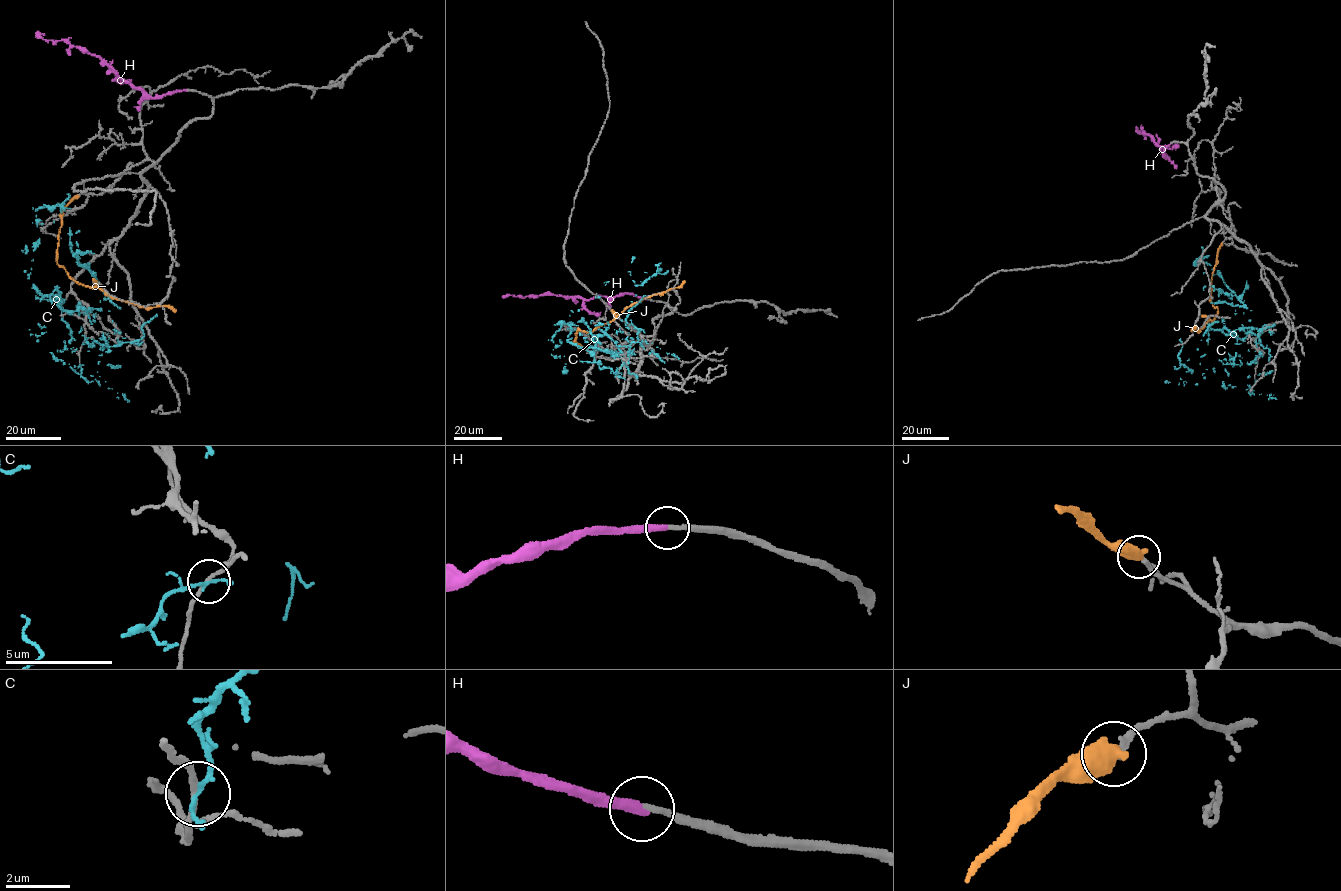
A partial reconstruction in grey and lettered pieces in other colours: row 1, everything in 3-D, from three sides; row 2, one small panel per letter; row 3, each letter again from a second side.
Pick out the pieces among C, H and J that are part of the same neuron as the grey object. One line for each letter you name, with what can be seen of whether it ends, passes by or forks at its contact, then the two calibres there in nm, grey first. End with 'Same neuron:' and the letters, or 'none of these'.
H: it ends there; 190 nm thick on the grey side, 320 nm on the other
Same neuron: H

